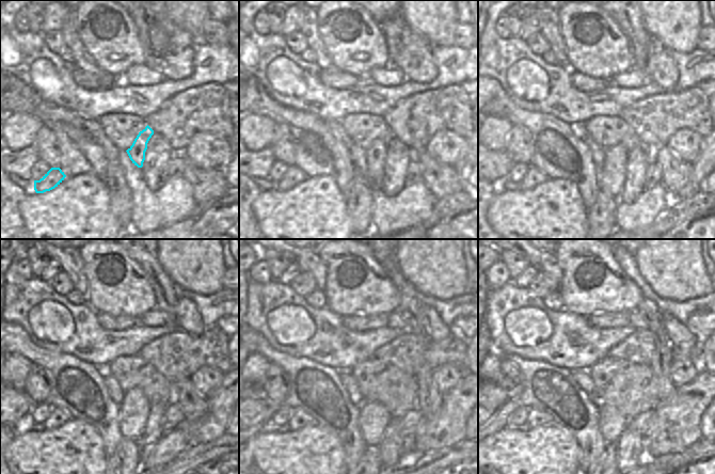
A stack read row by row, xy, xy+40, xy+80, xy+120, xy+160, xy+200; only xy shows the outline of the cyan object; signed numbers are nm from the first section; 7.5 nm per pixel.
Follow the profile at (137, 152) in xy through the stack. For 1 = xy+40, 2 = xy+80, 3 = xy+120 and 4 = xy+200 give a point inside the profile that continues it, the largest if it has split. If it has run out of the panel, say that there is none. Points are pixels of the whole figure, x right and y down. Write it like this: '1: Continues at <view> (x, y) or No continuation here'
1: Continues at xy+40 (376, 154)
2: Continues at xy+80 (612, 176)
3: Continues at xy+120 (133, 411)
4: Continues at xy+200 (613, 423).

